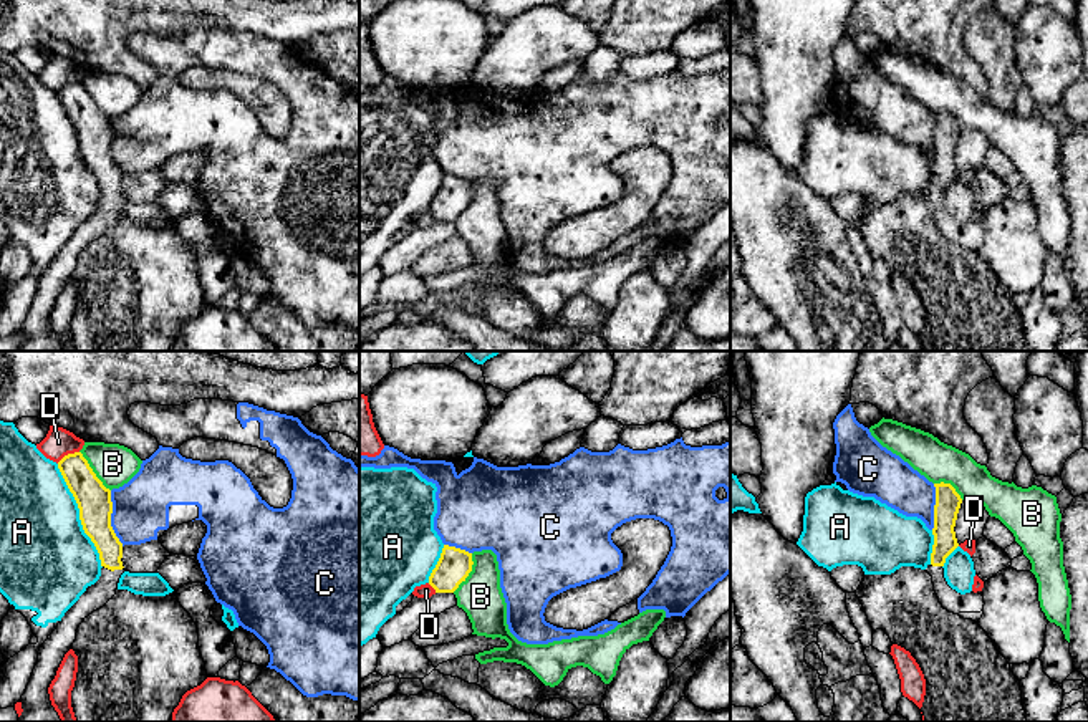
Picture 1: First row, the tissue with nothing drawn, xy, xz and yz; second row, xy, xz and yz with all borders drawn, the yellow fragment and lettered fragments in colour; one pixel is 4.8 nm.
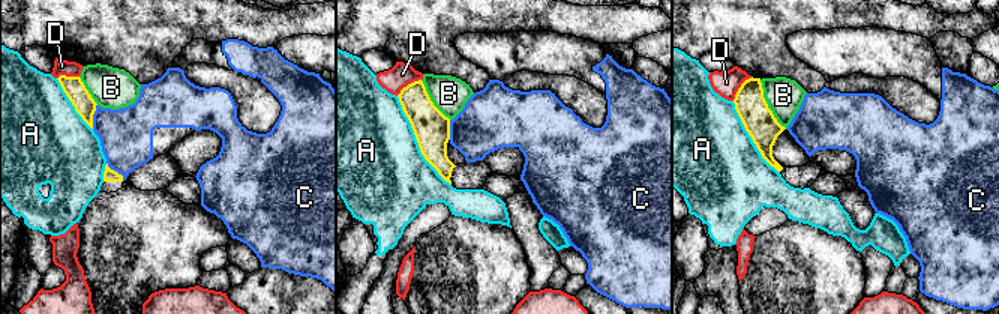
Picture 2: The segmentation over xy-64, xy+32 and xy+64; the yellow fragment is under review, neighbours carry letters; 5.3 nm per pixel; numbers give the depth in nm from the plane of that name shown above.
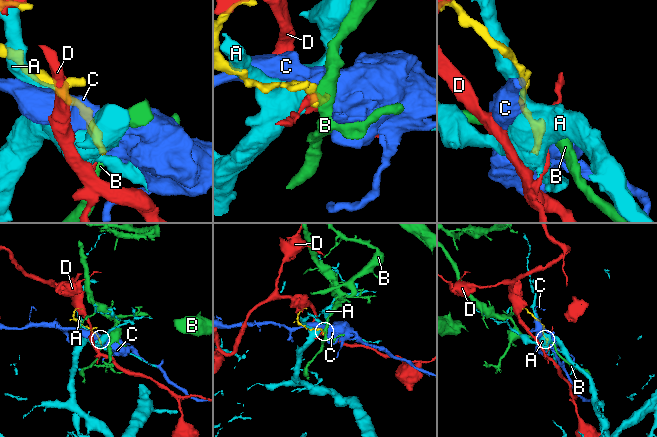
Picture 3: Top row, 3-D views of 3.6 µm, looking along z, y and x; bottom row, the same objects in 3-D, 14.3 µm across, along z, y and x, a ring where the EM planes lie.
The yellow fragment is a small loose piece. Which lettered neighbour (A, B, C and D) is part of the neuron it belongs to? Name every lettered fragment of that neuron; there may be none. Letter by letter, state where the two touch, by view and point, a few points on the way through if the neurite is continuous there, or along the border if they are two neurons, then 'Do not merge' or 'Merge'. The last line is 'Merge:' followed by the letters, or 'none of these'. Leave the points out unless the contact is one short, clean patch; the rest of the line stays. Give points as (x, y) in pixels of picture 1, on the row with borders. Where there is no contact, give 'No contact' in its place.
A: Touches yellow at xy (80, 515). Do not merge
B: Touches yellow at xy (91, 471). Boundary: xy (80, 451), (95, 476), (110, 490). Do not merge
C: Touches yellow at xy (110, 519). Do not merge
D: Touches yellow at xy (68, 454). Do not merge
Merge: none of these

